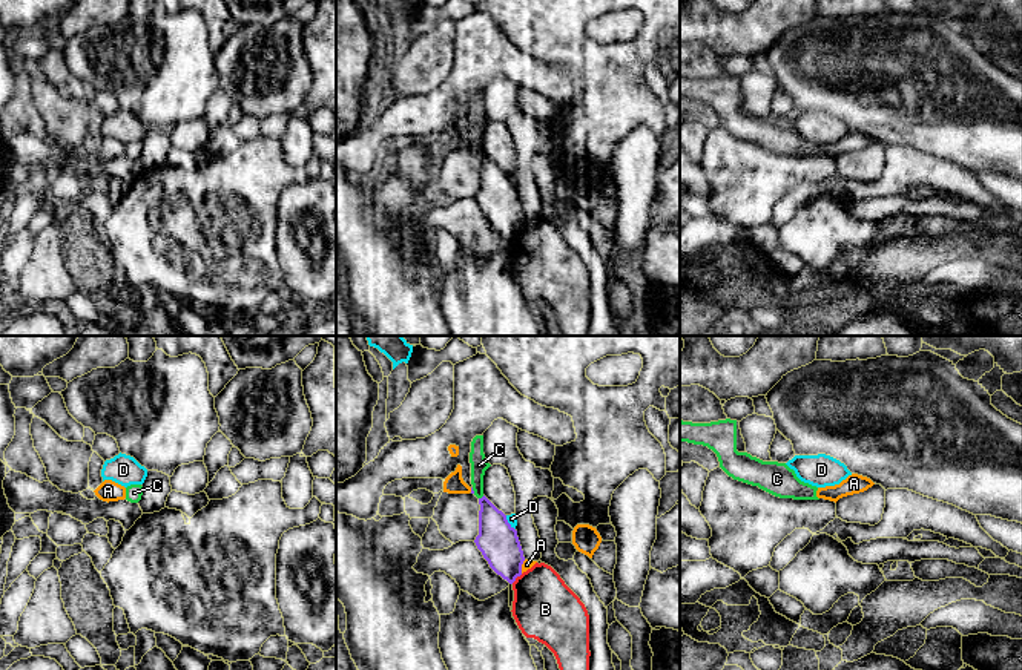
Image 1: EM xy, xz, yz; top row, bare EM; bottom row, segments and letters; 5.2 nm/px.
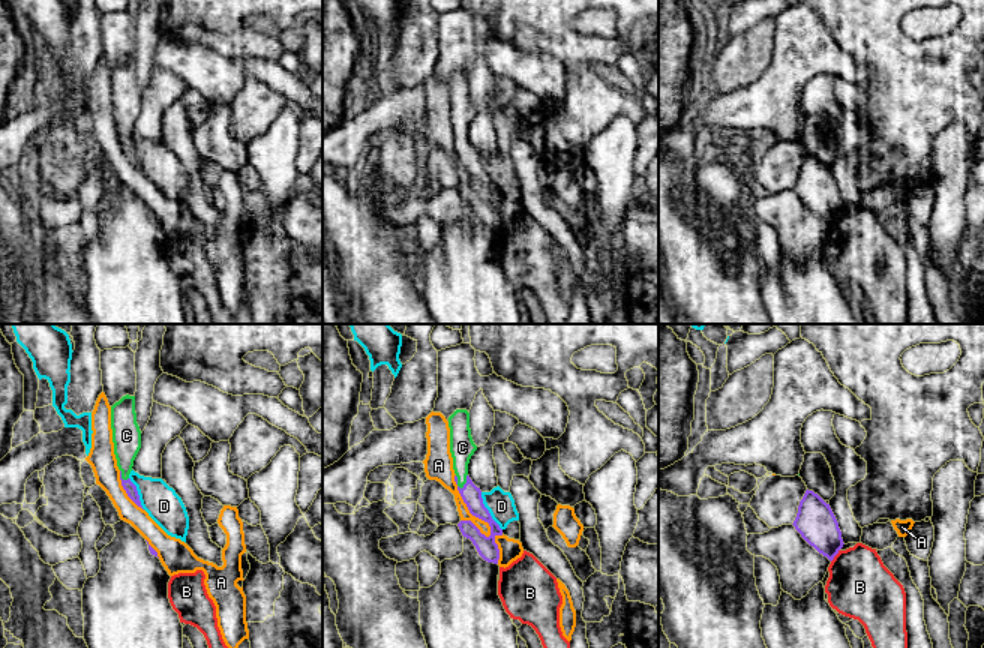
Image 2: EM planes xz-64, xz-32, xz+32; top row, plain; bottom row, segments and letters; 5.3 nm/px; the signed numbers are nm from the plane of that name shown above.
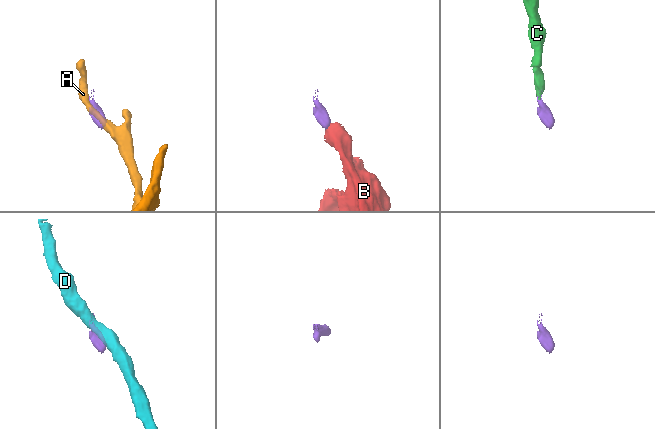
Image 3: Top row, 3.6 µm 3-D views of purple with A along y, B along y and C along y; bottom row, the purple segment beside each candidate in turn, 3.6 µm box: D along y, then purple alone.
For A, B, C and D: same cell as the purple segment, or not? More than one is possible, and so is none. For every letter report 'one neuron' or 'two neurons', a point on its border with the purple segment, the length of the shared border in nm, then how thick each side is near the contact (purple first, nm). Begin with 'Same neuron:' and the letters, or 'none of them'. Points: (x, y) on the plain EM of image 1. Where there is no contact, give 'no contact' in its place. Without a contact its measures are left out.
Same neuron: C
A: two neurons | xz (520, 223) | 80 nm | 200/50 nm
B: two neurons | xz (516, 233) | 80 nm | 200/320 nm
C: one neuron | xz (482, 154) | 40 nm | 200/90 nm
D: two neurons | xz (508, 180) | 90 nm | 200/50 nm

